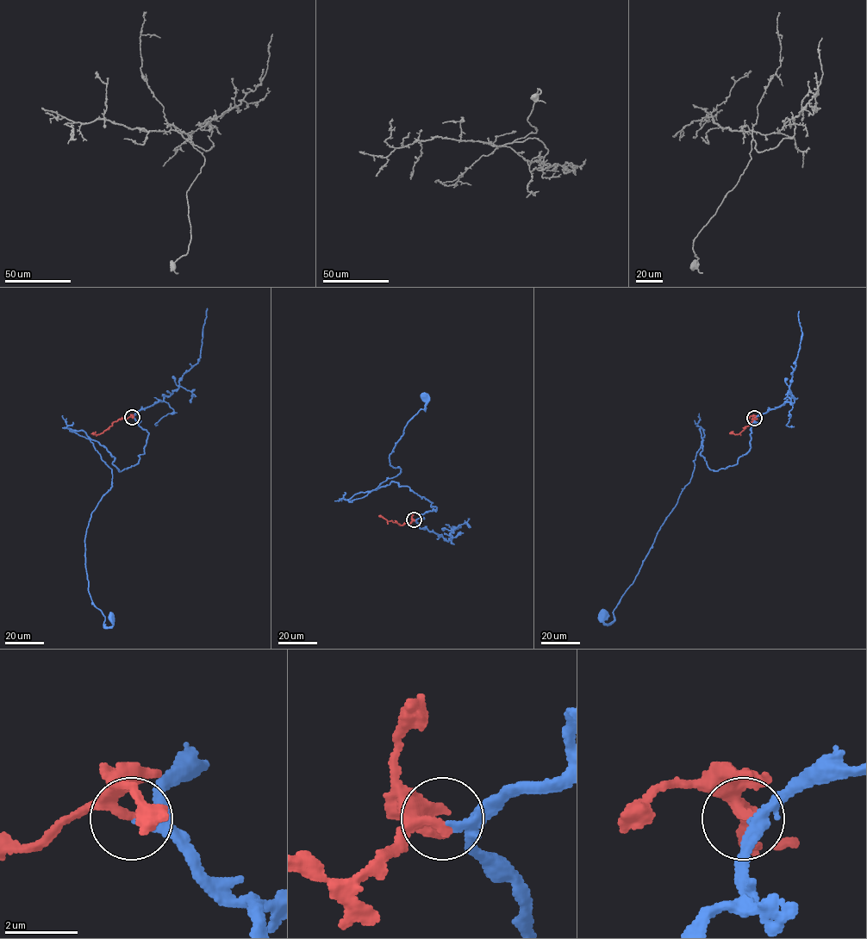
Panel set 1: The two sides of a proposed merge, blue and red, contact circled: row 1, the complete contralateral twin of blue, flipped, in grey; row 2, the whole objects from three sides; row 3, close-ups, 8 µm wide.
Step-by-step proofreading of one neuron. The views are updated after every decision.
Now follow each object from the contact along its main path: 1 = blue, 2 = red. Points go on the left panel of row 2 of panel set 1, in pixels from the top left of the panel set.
1: (132, 417), (147, 438), (121, 471), (70, 430), (111, 469), (84, 554), (92, 603), (105, 626), (112, 617)
2: (132, 417), (119, 419), (100, 434), (91, 433)

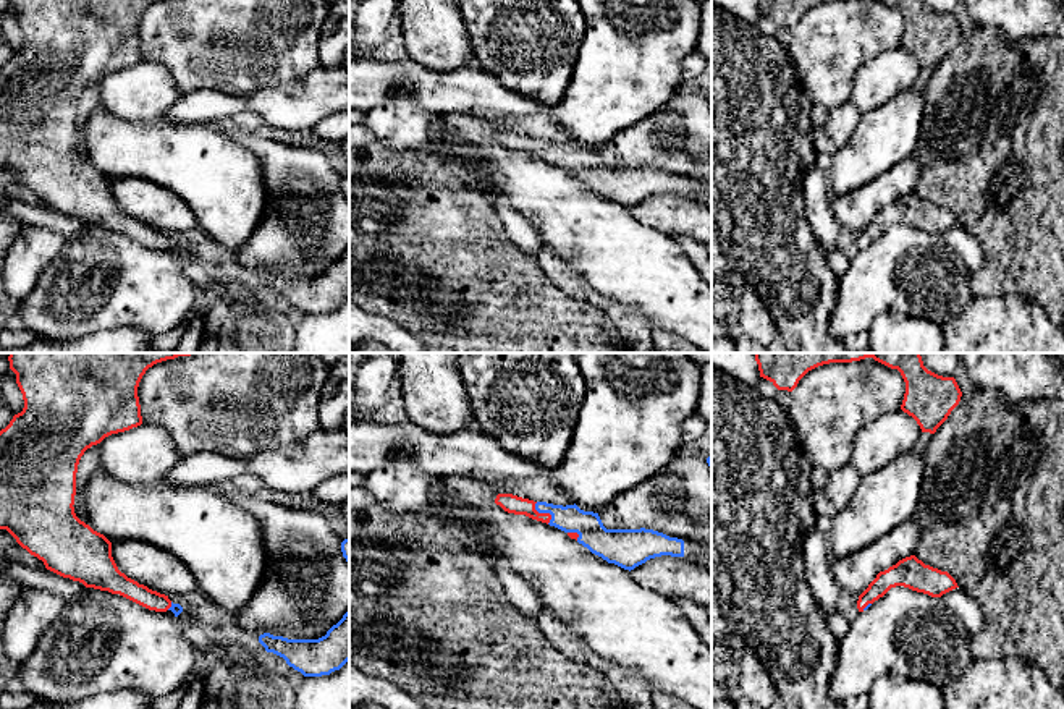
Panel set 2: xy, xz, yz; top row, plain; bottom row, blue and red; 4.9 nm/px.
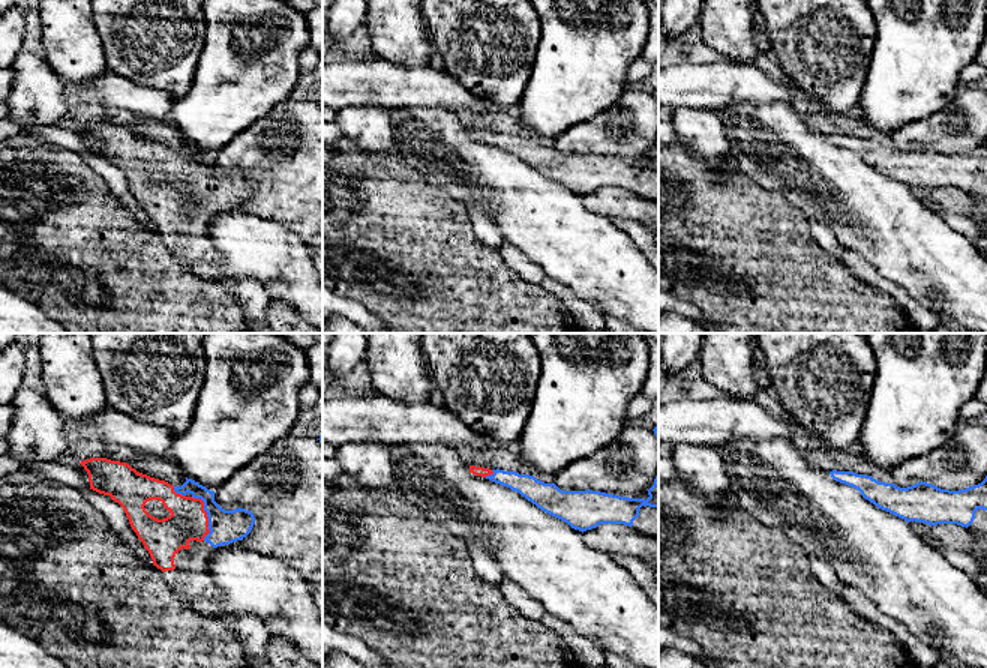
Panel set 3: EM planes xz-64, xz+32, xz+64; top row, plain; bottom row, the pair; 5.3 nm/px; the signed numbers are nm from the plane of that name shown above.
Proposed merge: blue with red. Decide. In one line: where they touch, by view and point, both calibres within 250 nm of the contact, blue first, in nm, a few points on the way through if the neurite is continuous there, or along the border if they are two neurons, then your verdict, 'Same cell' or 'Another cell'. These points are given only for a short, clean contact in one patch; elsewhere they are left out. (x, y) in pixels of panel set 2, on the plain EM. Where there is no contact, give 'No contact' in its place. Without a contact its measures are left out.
Touches blue at xz (544, 149). Thickness 140 nm (blue) against 90 nm. Same cell

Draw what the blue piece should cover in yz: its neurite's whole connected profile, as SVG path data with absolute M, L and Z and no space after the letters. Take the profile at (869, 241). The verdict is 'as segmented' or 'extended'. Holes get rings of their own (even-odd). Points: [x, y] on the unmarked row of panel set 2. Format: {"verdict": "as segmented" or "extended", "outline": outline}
{"verdict": "extended", "outline": "M910 193L876 212L868 225L859 233L859 249L867 248L875 238L896 223L904 223L931 235L941 235L943 231L959 225L948 209L925 202L915 193Z"}

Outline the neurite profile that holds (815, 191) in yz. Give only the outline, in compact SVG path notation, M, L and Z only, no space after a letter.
M813 165L800 180L800 199L812 233L828 251L836 248L842 228L831 212L830 193L828 175Z

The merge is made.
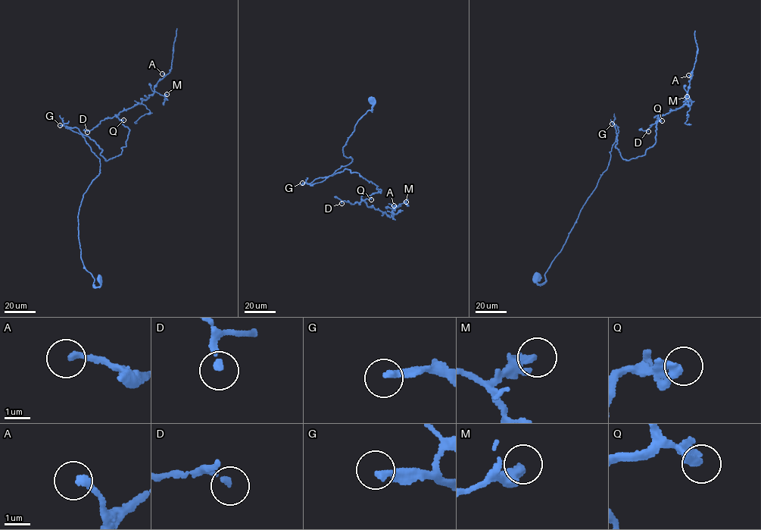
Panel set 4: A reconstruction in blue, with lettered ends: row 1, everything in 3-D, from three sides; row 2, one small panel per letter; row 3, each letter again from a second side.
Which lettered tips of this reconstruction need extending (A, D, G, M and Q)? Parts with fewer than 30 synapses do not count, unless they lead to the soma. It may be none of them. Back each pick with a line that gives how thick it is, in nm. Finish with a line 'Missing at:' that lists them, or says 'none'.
G: 240 nm
Missing at: G

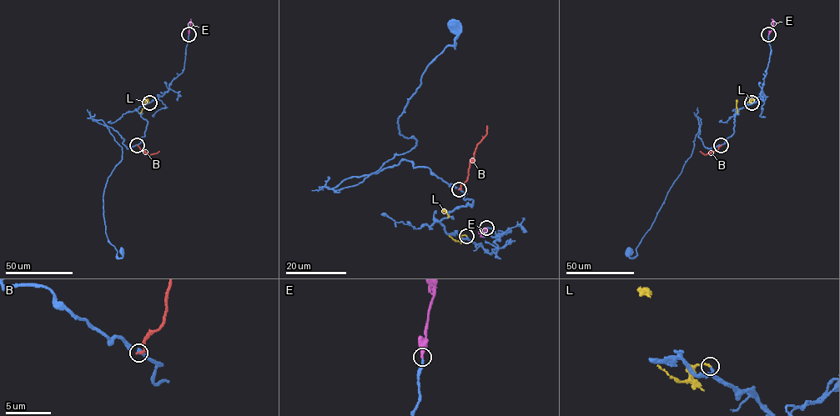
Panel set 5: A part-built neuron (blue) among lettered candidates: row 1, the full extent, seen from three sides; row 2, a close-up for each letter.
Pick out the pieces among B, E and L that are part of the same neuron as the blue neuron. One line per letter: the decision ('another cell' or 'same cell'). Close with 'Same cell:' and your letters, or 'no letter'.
B: another cell
E: same cell
L: another cell
Same cell: E

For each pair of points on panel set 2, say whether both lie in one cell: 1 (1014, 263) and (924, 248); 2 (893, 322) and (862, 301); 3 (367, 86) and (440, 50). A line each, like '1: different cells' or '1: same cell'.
1: different cells
2: different cells
3: different cells

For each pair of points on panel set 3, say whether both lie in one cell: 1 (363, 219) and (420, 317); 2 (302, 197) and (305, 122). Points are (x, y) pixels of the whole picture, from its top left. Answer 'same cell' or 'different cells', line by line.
1: same cell
2: same cell

